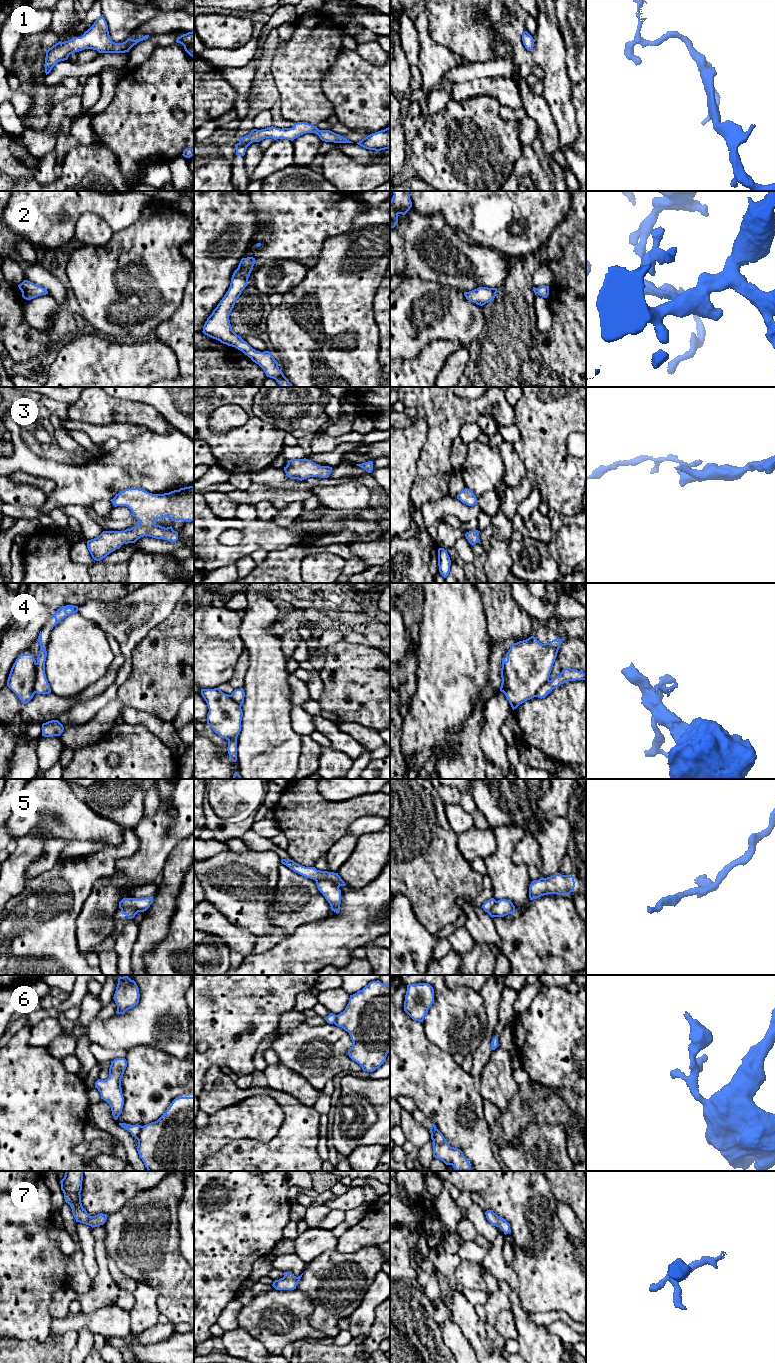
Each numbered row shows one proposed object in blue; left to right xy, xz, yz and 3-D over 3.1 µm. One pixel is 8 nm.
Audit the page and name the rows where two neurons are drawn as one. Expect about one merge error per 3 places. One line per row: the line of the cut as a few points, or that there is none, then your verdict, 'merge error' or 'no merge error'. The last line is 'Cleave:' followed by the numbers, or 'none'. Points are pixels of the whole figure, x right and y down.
1: cut none; no merge error
2: cut none; no merge error
3: cut none; no merge error
4: cut xy (36, 663), (34, 692); merge error
5: cut xz (316, 880), (330, 880), (338, 887); merge error
6: cut xy (142, 1126), (135, 1138); merge error
7: cut none; no merge error
Cleave: 4, 5, 6

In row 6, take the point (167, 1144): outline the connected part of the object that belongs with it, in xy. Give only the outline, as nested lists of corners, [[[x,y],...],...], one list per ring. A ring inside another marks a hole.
[[[194,1097],[175,1098],[157,1121],[142,1126],[135,1139],[148,1171],[194,1171]]]

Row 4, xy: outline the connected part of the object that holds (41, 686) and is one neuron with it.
[[[40,631],[37,641],[40,644],[40,651],[36,663],[36,676],[34,683],[34,692],[37,694],[49,694],[51,688],[45,674],[45,661],[47,656],[46,647],[42,645],[42,632]]]

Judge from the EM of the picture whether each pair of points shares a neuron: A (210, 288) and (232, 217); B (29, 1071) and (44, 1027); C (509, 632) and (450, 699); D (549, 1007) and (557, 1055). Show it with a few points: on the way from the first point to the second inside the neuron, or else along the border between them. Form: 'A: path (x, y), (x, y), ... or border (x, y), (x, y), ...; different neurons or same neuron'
A: path (210, 270), (210, 239), (214, 235); same neuron
B: border (30, 1029), (29, 1043), (46, 1047); different neurons
C: border (484, 614), (487, 634), (490, 637); different neurons
D: path (556, 1019), (557, 1043); same neuron

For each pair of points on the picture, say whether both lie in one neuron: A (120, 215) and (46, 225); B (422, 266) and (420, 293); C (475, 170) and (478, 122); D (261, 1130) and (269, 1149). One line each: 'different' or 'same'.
A: same
B: different
C: same
D: different

